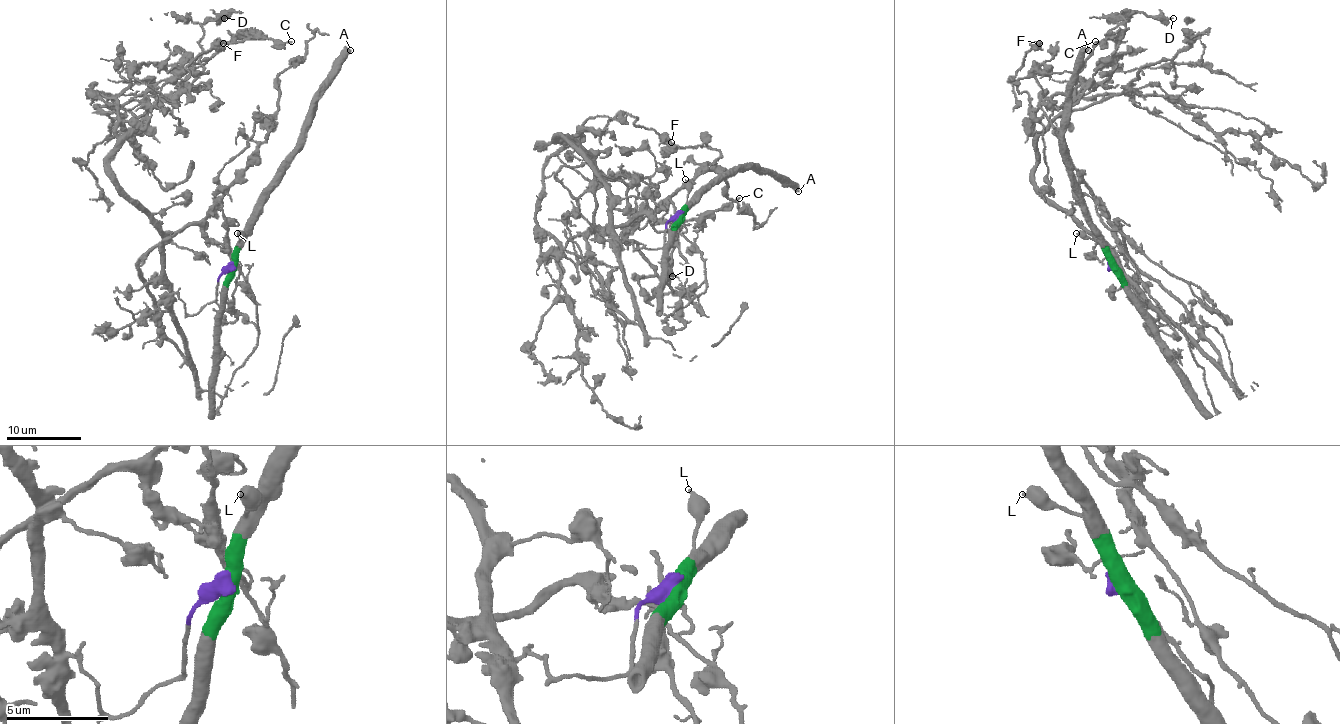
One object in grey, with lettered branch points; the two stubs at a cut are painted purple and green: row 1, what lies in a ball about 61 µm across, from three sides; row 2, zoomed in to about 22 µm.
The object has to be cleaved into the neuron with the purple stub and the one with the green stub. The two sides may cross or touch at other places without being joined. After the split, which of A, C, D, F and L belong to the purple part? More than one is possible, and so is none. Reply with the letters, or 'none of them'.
C, D, F

